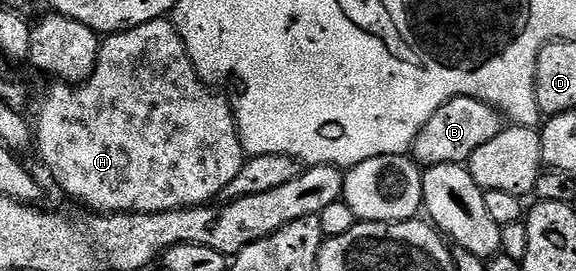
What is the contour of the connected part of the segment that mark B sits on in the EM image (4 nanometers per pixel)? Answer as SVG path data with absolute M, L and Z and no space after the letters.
M455 97L450 99L418 131L416 141L412 145L410 153L417 165L427 167L430 165L464 165L494 135L498 135L506 128L505 118L499 108L488 105L485 101L480 101L476 97Z

